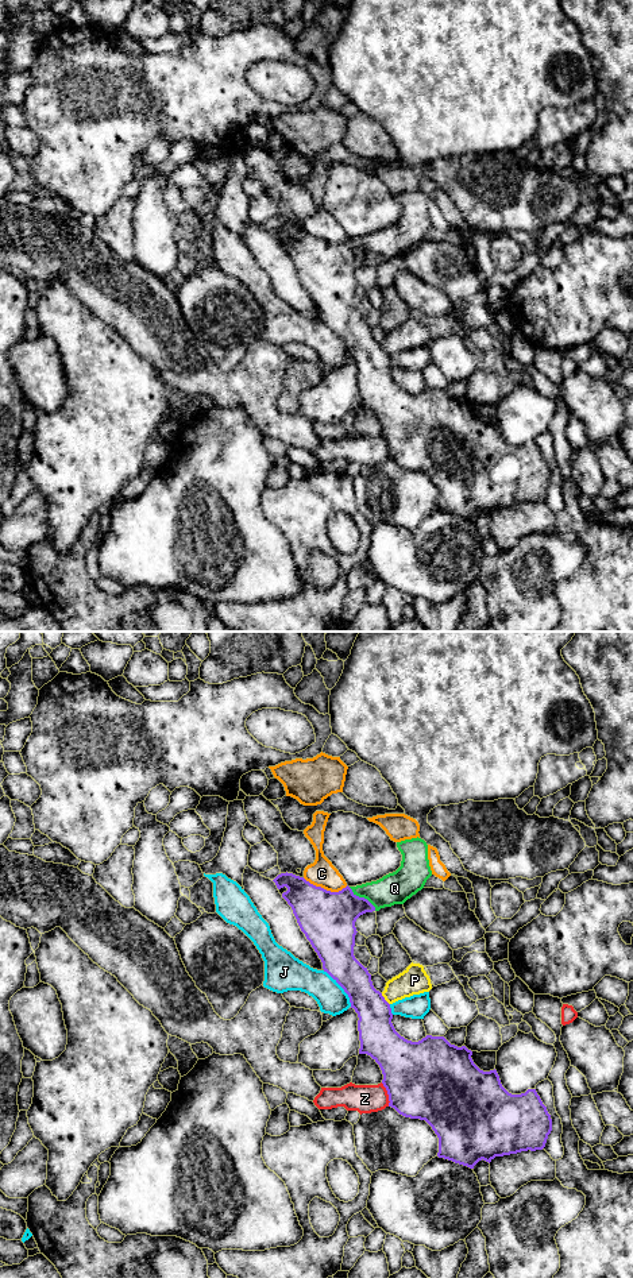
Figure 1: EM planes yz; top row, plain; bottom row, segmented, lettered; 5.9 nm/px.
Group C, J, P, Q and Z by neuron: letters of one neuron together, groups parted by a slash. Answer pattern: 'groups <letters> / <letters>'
groups C / J / P / Q / Z

